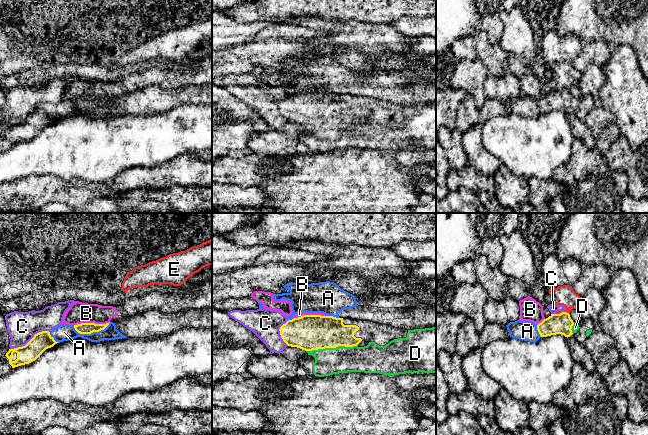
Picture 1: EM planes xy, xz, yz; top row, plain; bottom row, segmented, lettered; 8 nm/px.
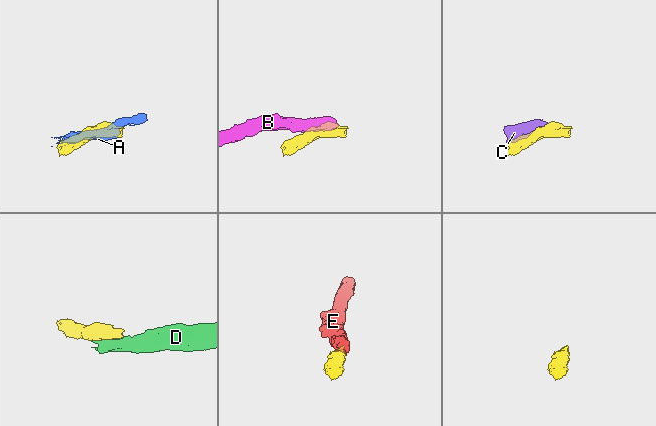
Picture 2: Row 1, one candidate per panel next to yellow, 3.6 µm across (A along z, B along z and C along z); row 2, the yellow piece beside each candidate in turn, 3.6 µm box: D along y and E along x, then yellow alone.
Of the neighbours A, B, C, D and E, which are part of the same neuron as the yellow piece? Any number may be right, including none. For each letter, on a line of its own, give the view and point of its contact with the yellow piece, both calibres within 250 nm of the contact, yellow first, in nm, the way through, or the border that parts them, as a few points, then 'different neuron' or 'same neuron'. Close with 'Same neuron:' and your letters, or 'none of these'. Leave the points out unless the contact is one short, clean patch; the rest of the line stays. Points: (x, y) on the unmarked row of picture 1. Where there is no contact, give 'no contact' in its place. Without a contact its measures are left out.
A: meets yellow in xy at (91, 108); 100 nm thick on the yellow side, 140 nm on the other; different neuron
B: meets yellow in xy at (91, 99); 100 nm thick on the yellow side, 170 nm on the other; border along xy (109, 97), (105, 99), (77, 99), (74, 101); different neuron
C: meets yellow in xy at (30, 116); 150 nm thick on the yellow side, 240 nm on the other; different neuron
D: meets yellow in xz at (331, 123); 280 nm thick on the yellow side, 220 nm on the other; runs through xz (309, 108), (320, 112), (331, 123), (331, 133), (328, 137); same neuron
E: meets yellow in yz at (566, 88); 160 nm thick on the yellow side, 160 nm on the other; border along yz (564, 87), (568, 89); different neuron
Same neuron: D

